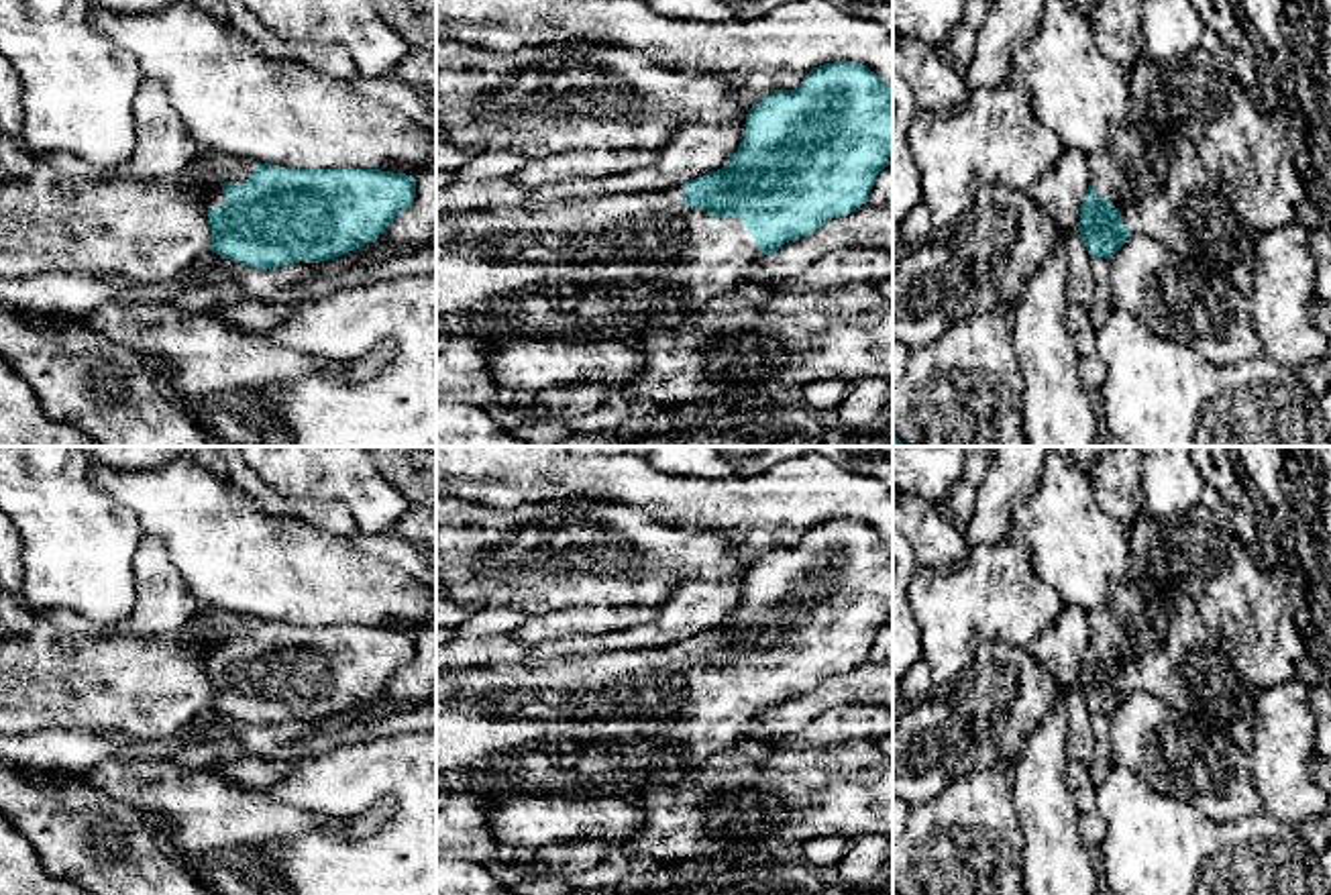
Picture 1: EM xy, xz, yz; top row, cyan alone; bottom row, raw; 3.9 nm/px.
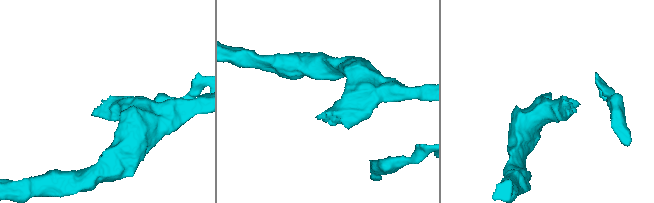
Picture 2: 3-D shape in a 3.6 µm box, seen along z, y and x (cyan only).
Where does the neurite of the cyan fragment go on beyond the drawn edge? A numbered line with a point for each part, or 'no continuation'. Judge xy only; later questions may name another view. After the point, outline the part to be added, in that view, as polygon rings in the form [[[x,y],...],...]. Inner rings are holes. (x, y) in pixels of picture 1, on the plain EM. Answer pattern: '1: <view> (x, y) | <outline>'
1: xy (235, 626) | [[[200,603],[194,620],[200,620],[204,624],[214,624],[216,628],[224,632],[224,638],[230,638],[230,640],[245,640],[247,634],[253,632],[257,624],[257,620],[253,618],[232,614],[232,612],[226,612],[208,603]],[[222,640],[214,642],[214,650],[208,656],[208,665],[216,665],[226,656]]]

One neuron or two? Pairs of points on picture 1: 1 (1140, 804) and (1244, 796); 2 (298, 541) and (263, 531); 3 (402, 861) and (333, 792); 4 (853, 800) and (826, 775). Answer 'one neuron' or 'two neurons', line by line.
1: two neurons
2: one neuron
3: one neuron
4: one neuron

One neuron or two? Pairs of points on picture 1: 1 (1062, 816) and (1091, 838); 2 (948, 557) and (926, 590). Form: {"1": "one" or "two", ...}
{"1": "two", "2": "two"}

